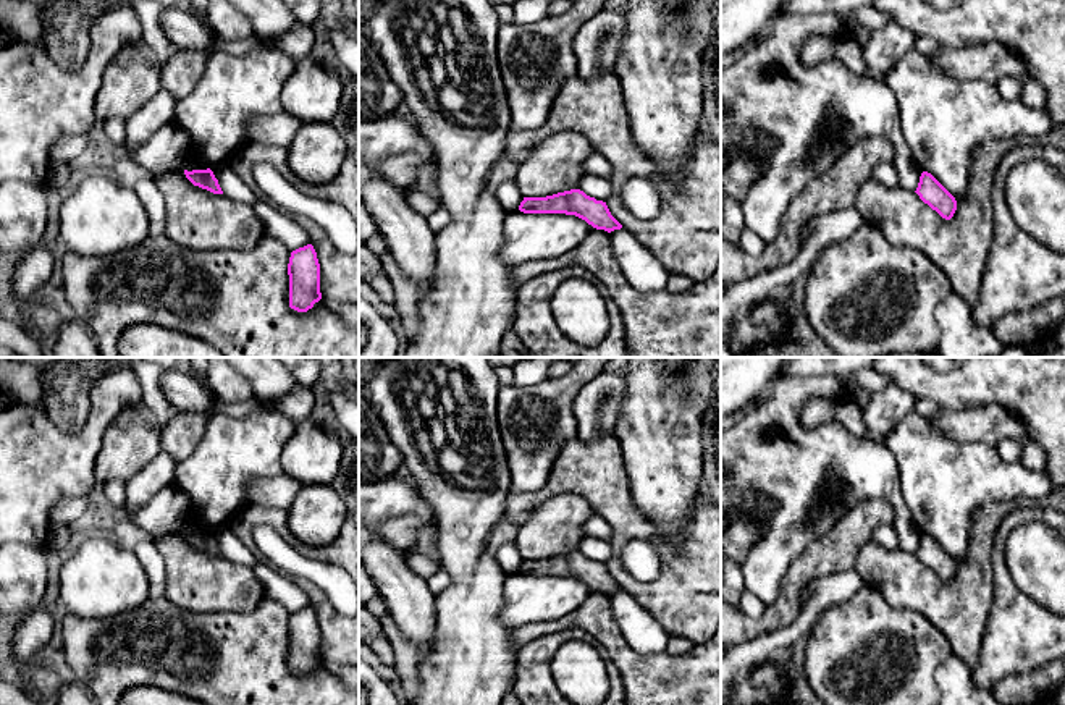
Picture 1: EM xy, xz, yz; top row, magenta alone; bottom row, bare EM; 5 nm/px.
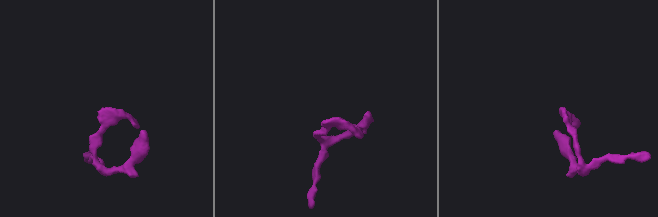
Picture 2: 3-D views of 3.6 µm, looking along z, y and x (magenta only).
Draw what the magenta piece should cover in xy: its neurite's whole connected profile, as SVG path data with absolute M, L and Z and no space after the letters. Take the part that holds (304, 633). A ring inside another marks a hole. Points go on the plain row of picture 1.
M312 606L291 614L288 637L289 669L297 674L307 674L322 661L320 626Z

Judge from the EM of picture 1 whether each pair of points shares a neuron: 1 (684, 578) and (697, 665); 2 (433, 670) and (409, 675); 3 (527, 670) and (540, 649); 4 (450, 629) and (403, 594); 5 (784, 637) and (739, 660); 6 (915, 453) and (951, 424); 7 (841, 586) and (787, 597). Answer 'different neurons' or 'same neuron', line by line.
1: different neurons
2: different neurons
3: same neuron
4: different neurons
5: same neuron
6: different neurons
7: different neurons

